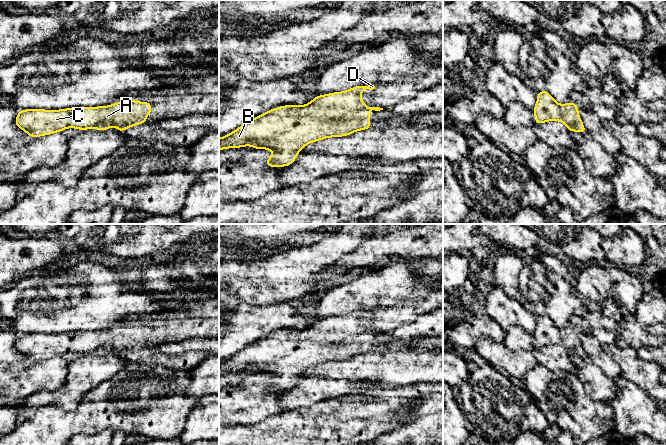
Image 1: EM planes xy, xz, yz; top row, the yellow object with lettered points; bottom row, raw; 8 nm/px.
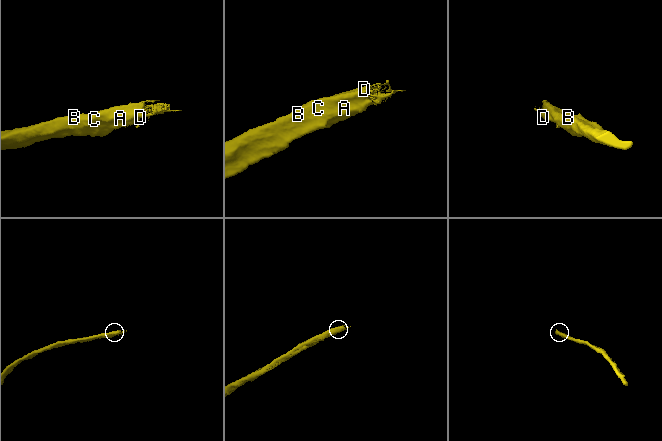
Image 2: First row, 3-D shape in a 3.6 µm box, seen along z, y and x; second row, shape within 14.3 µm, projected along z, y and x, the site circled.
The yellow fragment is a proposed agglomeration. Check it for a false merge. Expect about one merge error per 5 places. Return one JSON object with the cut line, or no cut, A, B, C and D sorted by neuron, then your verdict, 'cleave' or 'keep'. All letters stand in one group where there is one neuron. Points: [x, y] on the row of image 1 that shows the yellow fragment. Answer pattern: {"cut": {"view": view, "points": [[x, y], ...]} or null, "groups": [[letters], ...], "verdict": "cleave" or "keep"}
{"cut": null, "groups": [["A", "B", "C", "D"]], "verdict": "keep"}

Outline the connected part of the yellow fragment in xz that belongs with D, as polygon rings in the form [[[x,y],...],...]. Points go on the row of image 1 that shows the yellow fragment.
[[[377,84],[360,85],[342,92],[318,95],[305,105],[282,105],[268,110],[246,121],[233,132],[219,138],[219,151],[222,149],[251,146],[254,149],[271,150],[274,153],[264,163],[268,167],[290,166],[306,145],[332,137],[343,137],[355,131],[371,128],[370,111],[380,111],[380,107],[367,107],[361,93],[369,89],[374,92]]]

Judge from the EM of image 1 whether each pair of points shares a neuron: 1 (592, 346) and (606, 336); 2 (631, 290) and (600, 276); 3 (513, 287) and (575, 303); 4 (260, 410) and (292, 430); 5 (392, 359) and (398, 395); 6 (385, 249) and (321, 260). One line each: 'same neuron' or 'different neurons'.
1: same neuron
2: same neuron
3: same neuron
4: different neurons
5: different neurons
6: different neurons

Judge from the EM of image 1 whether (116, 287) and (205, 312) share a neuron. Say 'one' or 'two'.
two

